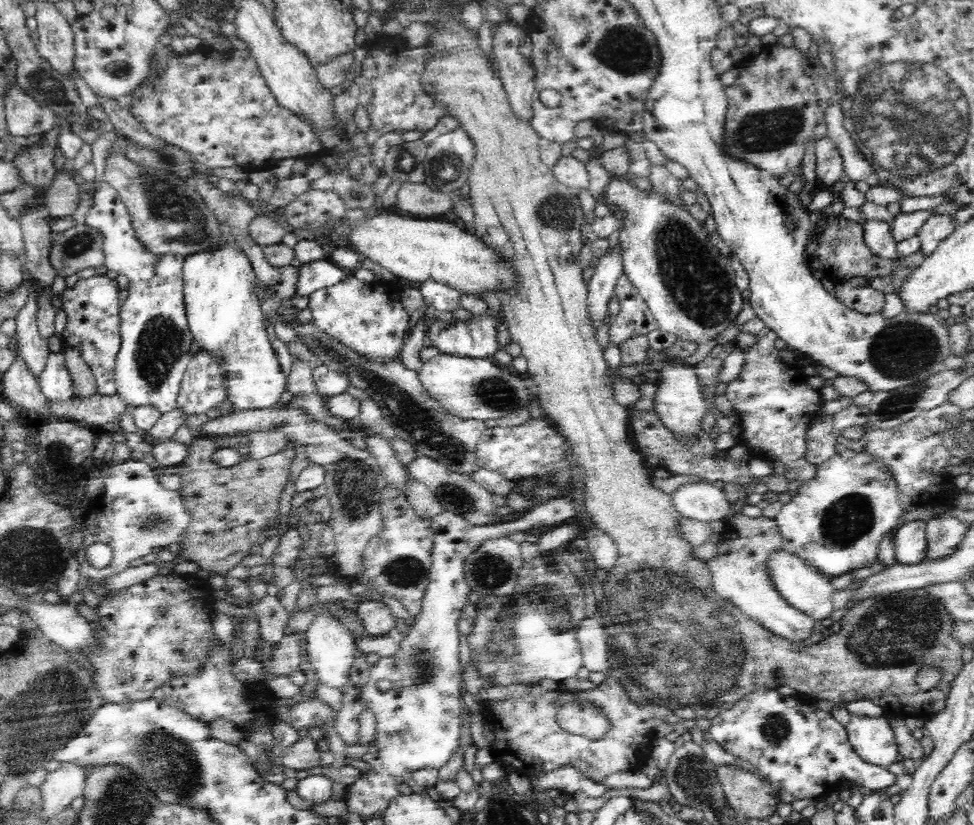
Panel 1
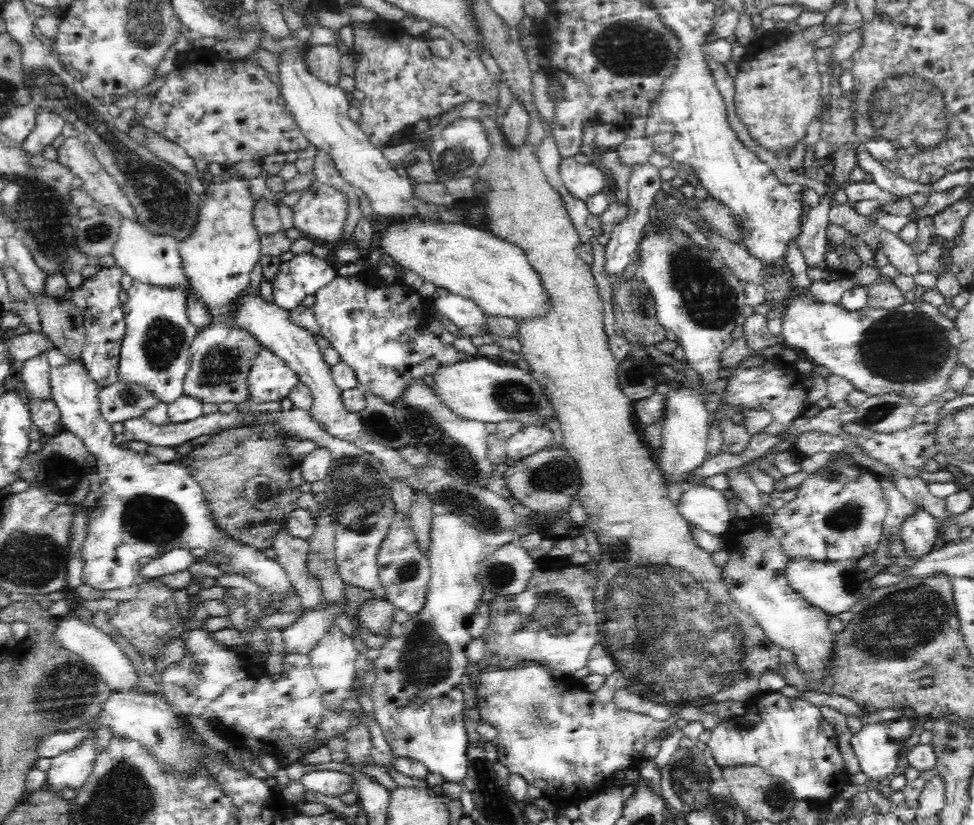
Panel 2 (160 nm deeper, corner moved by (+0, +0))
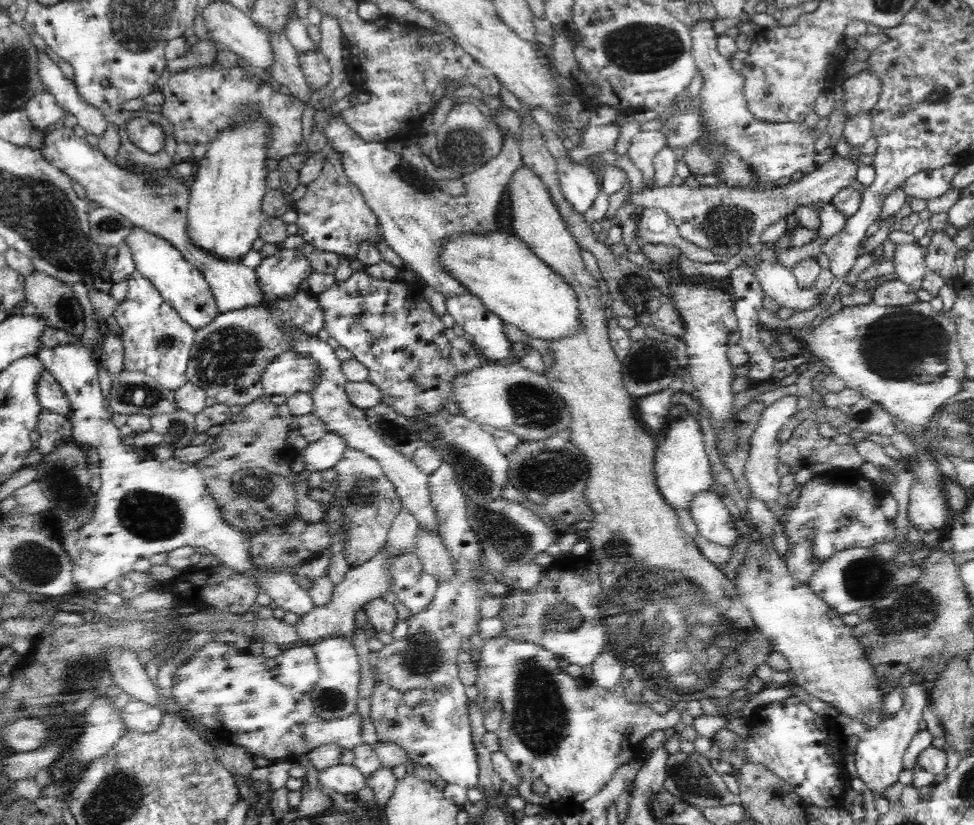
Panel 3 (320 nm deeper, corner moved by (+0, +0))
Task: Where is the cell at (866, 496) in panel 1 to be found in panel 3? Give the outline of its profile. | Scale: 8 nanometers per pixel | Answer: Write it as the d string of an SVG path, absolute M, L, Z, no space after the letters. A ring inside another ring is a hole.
M831 470L822 478L814 476L801 488L800 496L792 510L778 520L784 527L784 535L788 539L788 550L785 556L790 576L798 582L806 583L807 578L823 561L828 560L845 548L871 547L878 542L891 542L895 538L894 520L888 520L880 507L881 491L872 481L858 470Z

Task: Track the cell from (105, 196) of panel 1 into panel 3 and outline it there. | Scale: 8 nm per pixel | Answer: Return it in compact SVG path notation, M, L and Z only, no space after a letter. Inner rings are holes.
M133 227L129 230L124 244L131 252L135 271L161 293L161 296L173 306L174 311L189 326L196 330L204 328L221 314L202 272L196 269L180 250L166 241L165 237L156 236L143 228Z

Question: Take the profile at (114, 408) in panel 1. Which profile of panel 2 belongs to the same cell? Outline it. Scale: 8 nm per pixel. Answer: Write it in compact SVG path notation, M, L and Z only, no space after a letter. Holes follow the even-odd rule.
M116 382L100 390L100 413L110 424L140 418L142 414L159 403L158 398L140 384Z

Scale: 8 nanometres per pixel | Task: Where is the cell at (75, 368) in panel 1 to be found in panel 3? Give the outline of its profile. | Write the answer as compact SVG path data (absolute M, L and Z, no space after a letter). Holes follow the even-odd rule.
M35 269L30 276L25 278L25 299L36 307L39 316L46 320L47 327L66 330L81 340L86 321L84 321L82 306L76 301L70 285Z

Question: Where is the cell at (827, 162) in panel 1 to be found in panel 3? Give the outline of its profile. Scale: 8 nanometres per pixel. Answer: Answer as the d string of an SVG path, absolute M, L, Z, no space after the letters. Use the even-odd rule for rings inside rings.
M868 70L857 72L847 77L843 82L844 103L846 119L850 115L859 115L869 112L878 102L881 81L874 78Z

